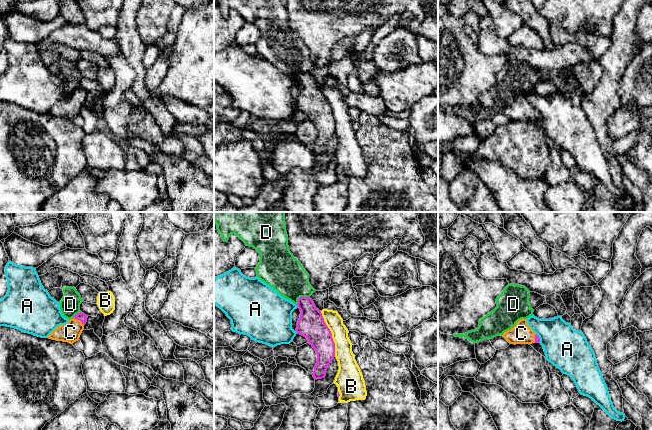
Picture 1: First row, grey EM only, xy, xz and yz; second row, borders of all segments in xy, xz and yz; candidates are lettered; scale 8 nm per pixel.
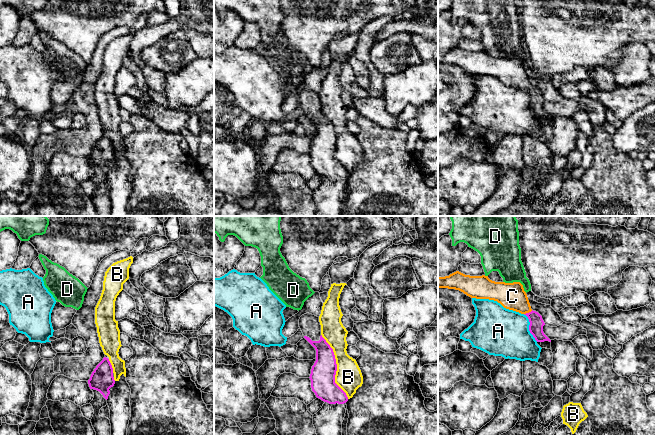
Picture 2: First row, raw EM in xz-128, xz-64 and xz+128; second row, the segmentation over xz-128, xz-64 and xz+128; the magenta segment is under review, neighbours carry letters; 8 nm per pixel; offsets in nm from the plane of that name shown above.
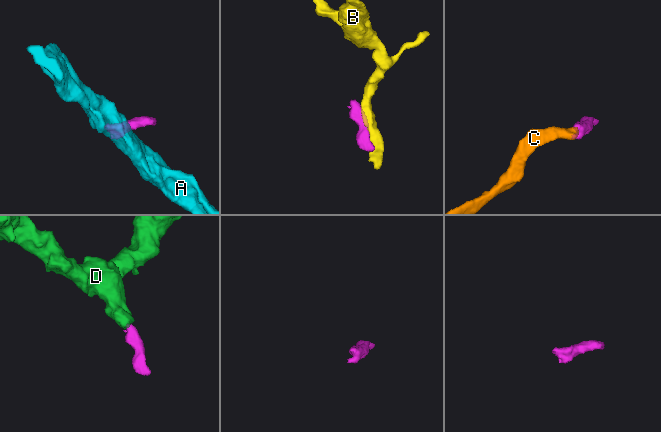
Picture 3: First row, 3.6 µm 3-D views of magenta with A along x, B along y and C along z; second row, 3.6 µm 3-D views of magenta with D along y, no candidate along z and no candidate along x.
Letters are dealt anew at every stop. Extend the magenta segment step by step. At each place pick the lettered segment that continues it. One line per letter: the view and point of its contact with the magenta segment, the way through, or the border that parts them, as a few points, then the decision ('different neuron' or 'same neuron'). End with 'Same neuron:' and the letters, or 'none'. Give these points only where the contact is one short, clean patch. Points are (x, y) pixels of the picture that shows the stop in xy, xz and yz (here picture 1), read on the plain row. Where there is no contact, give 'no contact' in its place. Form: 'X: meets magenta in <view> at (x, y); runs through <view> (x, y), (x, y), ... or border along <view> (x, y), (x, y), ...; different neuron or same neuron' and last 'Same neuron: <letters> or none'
A: meets magenta in xz at (297, 81); border along xz (296, 81), (298, 83); different neuron
B: meets magenta in xz at (331, 110); different neuron
C: meets magenta in xy at (79, 95); runs through xy (82, 93), (79, 95), (70, 108); same neuron
D: meets magenta in xz at (301, 73); border along xz (309, 72), (301, 72), (296, 80); different neuron
Same neuron: C

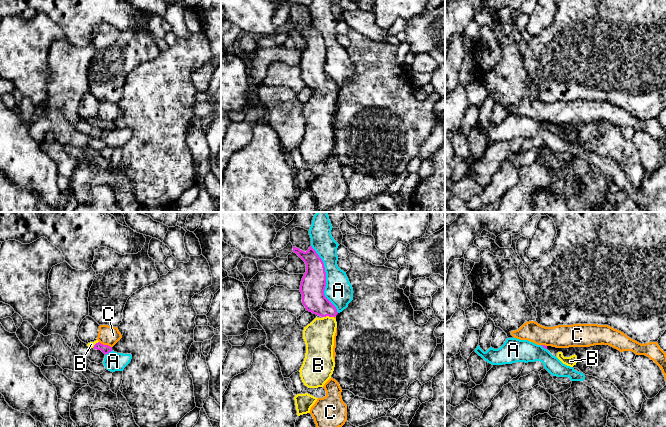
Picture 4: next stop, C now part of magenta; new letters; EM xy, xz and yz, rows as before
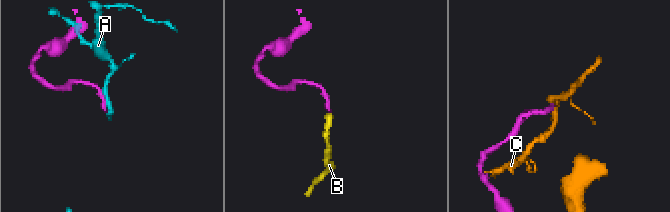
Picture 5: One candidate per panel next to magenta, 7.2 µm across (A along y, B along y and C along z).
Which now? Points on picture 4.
A: meets magenta in xz at (325, 55); different neuron
B: meets magenta in xz at (328, 91); runs through xz (312, 65), (313, 74), (328, 91), (328, 100), (319, 111); same neuron
C: meets magenta in xy at (105, 121); border along xy (99, 117), (111, 123); different neuron
Same neuron: B

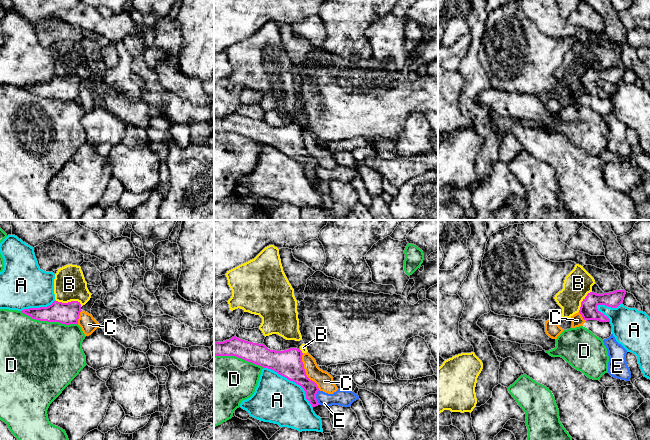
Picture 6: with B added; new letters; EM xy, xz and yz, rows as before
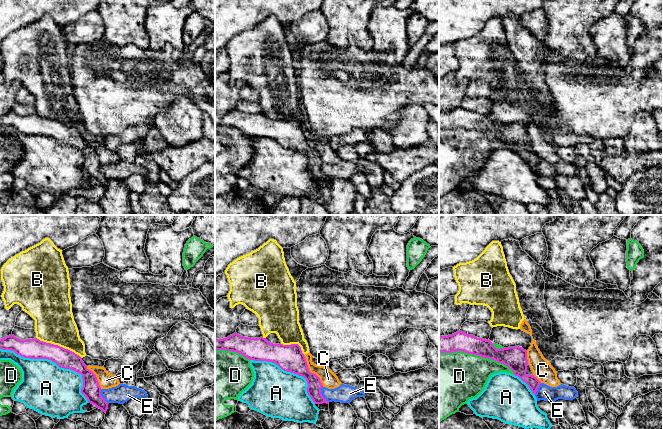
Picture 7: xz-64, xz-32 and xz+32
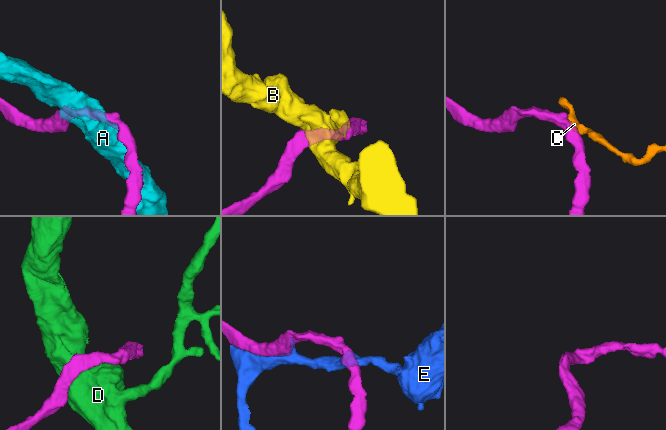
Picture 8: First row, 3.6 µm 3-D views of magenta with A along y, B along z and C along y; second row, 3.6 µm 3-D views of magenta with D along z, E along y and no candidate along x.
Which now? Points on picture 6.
A: meets magenta in xz at (292, 156); different neuron
B: meets magenta in xy at (69, 78); border along xy (56, 76), (62, 78), (77, 77), (81, 82); different neuron
C: meets magenta in xz at (305, 148); border along xz (302, 129), (305, 150), (319, 165); different neuron
D: meets magenta in xy at (49, 97); different neuron
E: meets magenta in xz at (315, 173); different neuron
Same neuron: none

